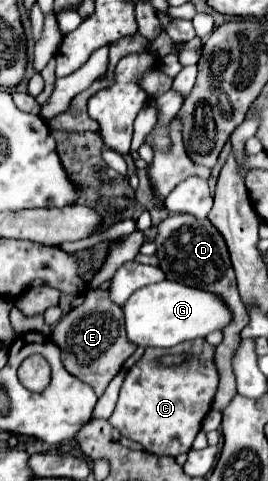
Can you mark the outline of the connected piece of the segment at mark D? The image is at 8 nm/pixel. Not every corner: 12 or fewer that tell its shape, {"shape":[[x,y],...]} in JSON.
{"shape":[[170,215],[156,257],[166,279],[222,295],[214,409],[236,395],[230,365],[248,323],[228,247],[210,221]]}

